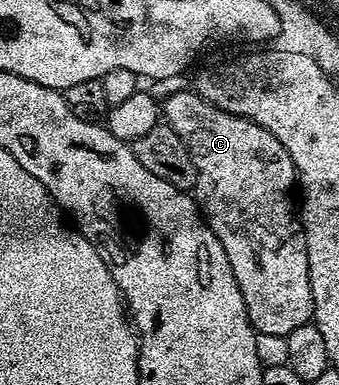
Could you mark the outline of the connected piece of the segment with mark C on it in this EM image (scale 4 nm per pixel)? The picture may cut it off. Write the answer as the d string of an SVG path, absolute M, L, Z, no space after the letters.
M192 88L181 89L163 101L163 121L173 128L179 139L183 139L189 158L197 168L192 196L201 216L205 218L205 224L219 239L227 255L227 263L231 263L235 283L239 283L239 291L254 330L258 334L286 338L291 331L295 331L295 327L310 324L313 320L313 300L305 233L301 230L301 218L294 198L293 201L289 198L289 192L295 189L297 172L283 143L279 143L271 131L259 127L248 117L228 113L204 101Z

